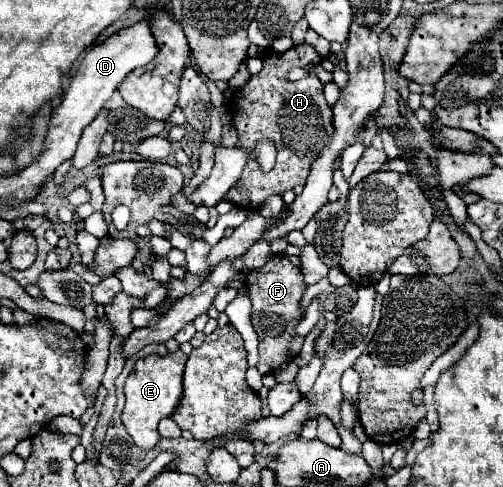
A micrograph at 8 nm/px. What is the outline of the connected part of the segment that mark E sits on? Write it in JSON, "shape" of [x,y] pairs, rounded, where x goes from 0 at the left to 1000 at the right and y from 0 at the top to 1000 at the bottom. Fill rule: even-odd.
{"shape":[[[362,719],[334,723],[330,731],[298,727],[290,735],[278,735],[254,772],[247,789],[247,809],[250,809],[250,834],[243,842],[243,867],[250,875],[250,887],[266,899],[266,908],[298,924],[314,912],[318,891],[314,891],[314,867],[330,854],[342,854],[358,825],[362,809],[362,768],[366,768],[366,747],[370,747],[370,727]]]}

